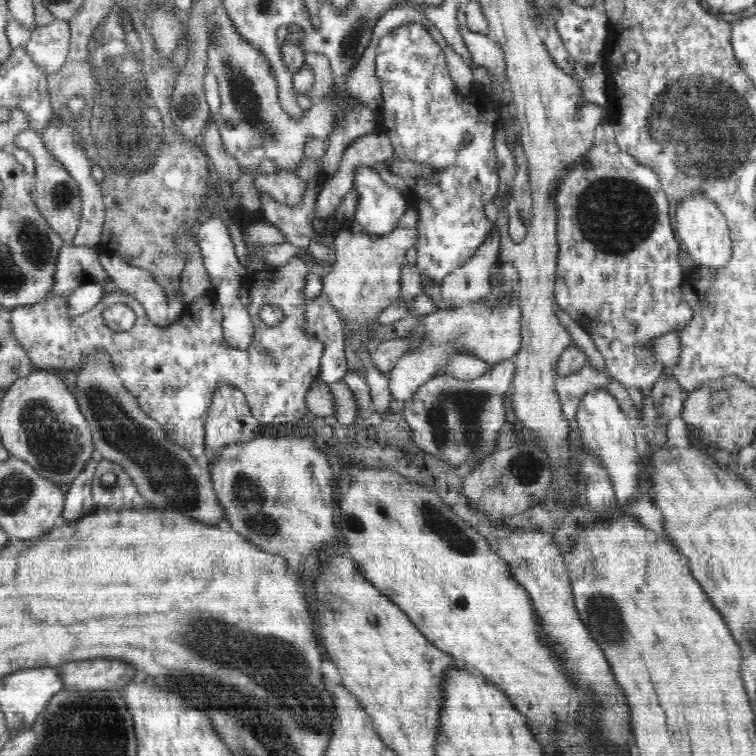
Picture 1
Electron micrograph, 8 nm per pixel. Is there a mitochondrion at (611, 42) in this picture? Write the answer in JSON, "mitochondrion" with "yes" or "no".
{"mitochondrion":"no"}

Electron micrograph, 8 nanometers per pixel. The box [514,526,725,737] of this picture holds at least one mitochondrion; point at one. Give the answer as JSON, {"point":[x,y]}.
{"point":[604,614]}

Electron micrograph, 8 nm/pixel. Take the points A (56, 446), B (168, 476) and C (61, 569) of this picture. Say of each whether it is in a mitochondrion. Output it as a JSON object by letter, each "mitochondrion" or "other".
{"A":"mitochondrion","B":"mitochondrion","C":"other"}

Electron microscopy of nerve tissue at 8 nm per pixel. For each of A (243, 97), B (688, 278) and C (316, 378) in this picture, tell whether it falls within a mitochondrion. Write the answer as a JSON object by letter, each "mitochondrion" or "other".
{"A":"mitochondrion","B":"other","C":"other"}

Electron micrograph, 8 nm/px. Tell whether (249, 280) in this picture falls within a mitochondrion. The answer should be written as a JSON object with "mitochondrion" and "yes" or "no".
{"mitochondrion":"no"}

